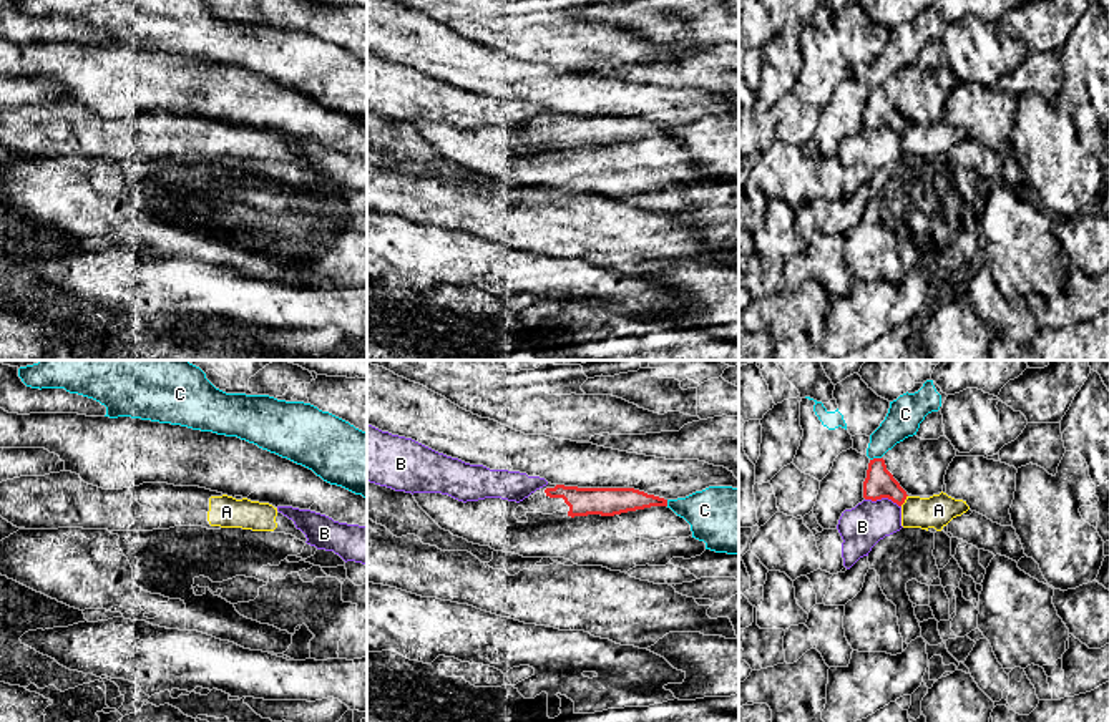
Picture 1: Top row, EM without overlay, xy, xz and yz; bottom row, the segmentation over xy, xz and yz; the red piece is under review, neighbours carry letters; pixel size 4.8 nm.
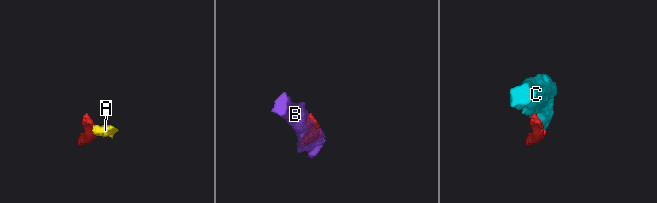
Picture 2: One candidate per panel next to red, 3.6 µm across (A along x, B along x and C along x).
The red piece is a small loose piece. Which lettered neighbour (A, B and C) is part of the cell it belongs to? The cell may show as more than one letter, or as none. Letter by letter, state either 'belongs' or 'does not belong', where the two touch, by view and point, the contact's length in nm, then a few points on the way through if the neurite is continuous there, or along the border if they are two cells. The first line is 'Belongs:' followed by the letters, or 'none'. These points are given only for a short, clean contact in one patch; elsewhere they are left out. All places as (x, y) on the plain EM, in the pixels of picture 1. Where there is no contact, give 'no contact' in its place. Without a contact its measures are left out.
Belongs: none
A: does not belong; contact yz (905, 126); length 70 nm; border yz (907, 123), (900, 133)
B: does not belong; contact yz (884, 125); length 180 nm
C: does not belong; contact yz (875, 87); length 60 nm

